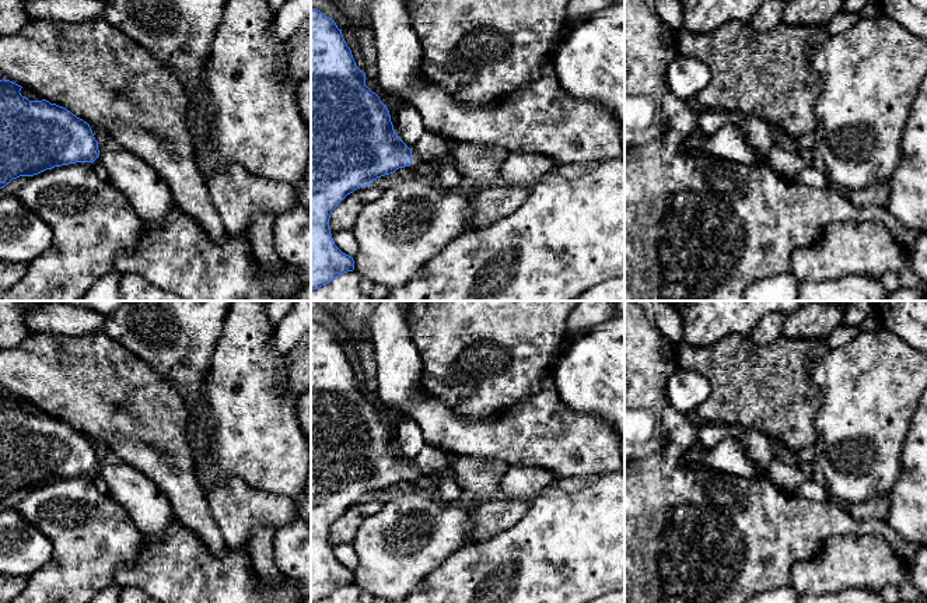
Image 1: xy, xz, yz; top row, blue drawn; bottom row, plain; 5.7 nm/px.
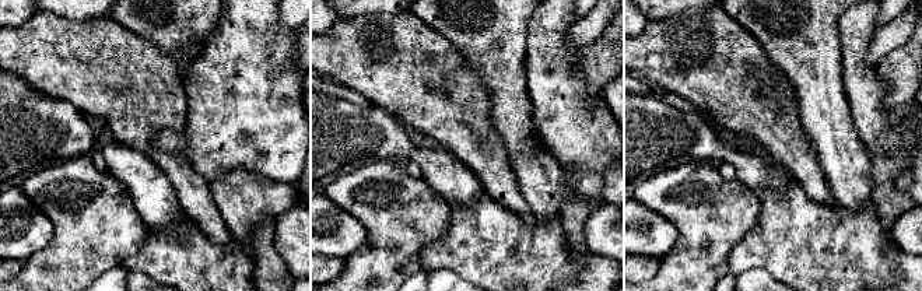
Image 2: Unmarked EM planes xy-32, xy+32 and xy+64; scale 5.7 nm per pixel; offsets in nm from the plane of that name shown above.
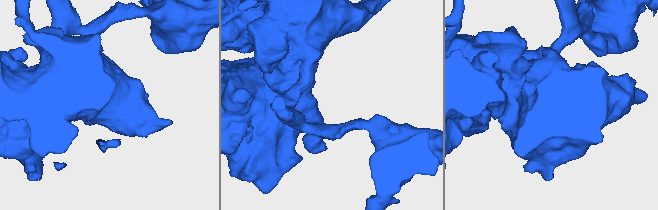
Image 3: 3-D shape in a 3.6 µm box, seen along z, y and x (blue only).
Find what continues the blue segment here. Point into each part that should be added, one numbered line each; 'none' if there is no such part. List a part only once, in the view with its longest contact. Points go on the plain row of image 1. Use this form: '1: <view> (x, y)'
1: xz (431, 462)

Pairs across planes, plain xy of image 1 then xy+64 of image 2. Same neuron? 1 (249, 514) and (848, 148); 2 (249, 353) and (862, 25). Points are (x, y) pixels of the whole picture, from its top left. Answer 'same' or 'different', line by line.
1: same
2: same

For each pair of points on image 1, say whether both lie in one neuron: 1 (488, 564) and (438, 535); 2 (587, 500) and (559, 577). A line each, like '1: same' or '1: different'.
1: different
2: same

